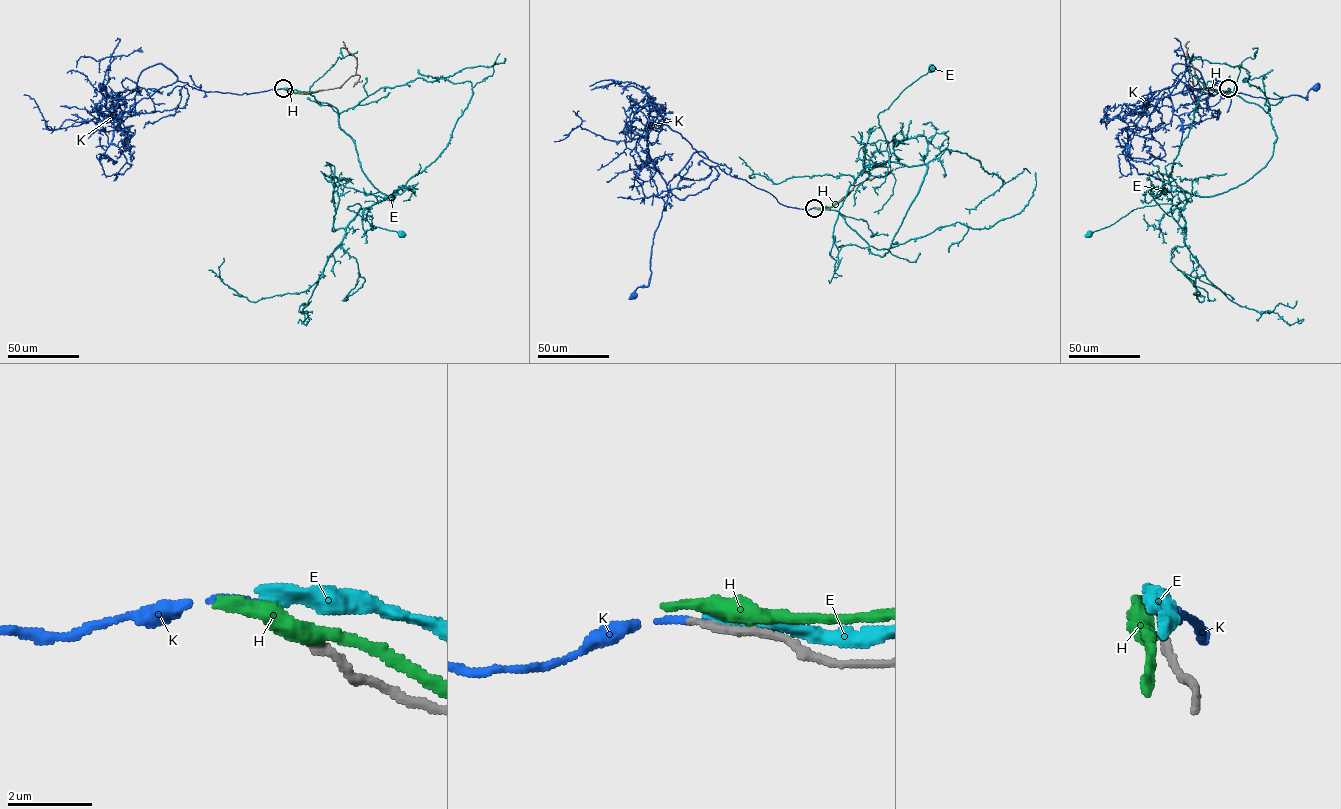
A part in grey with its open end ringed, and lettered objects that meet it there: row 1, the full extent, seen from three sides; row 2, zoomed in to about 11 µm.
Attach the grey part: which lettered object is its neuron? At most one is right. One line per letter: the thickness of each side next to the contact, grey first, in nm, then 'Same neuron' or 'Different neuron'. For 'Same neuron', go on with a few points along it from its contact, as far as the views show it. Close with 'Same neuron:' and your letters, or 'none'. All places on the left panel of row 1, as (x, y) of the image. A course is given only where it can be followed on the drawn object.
E: Thickness 240 nm (grey) against 320 nm. Different neuron
H: Thickness 300 nm (grey) against 440 nm. Different neuron
K: Thickness 220 nm (grey) against 160 nm. Same neuron. Its course: (284, 88), (206, 92), (178, 81), (161, 63), (146, 68), (138, 90), (122, 98), (112, 97), (103, 87)
Same neuron: K

